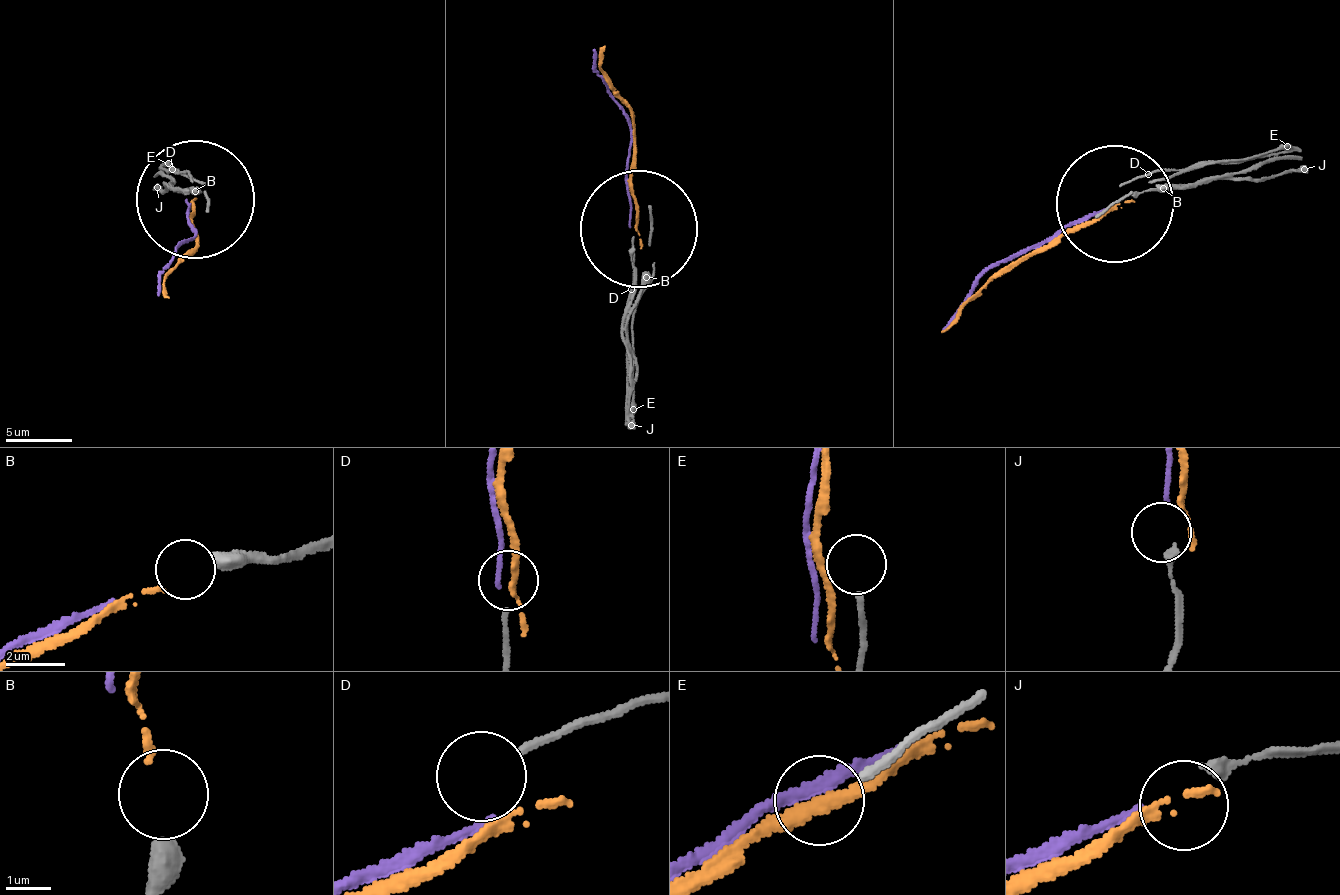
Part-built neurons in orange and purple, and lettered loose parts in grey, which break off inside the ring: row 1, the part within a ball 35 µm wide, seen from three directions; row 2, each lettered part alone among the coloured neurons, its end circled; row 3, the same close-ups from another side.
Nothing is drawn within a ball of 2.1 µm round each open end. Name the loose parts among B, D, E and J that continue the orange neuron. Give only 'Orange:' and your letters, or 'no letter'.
Orange: B

